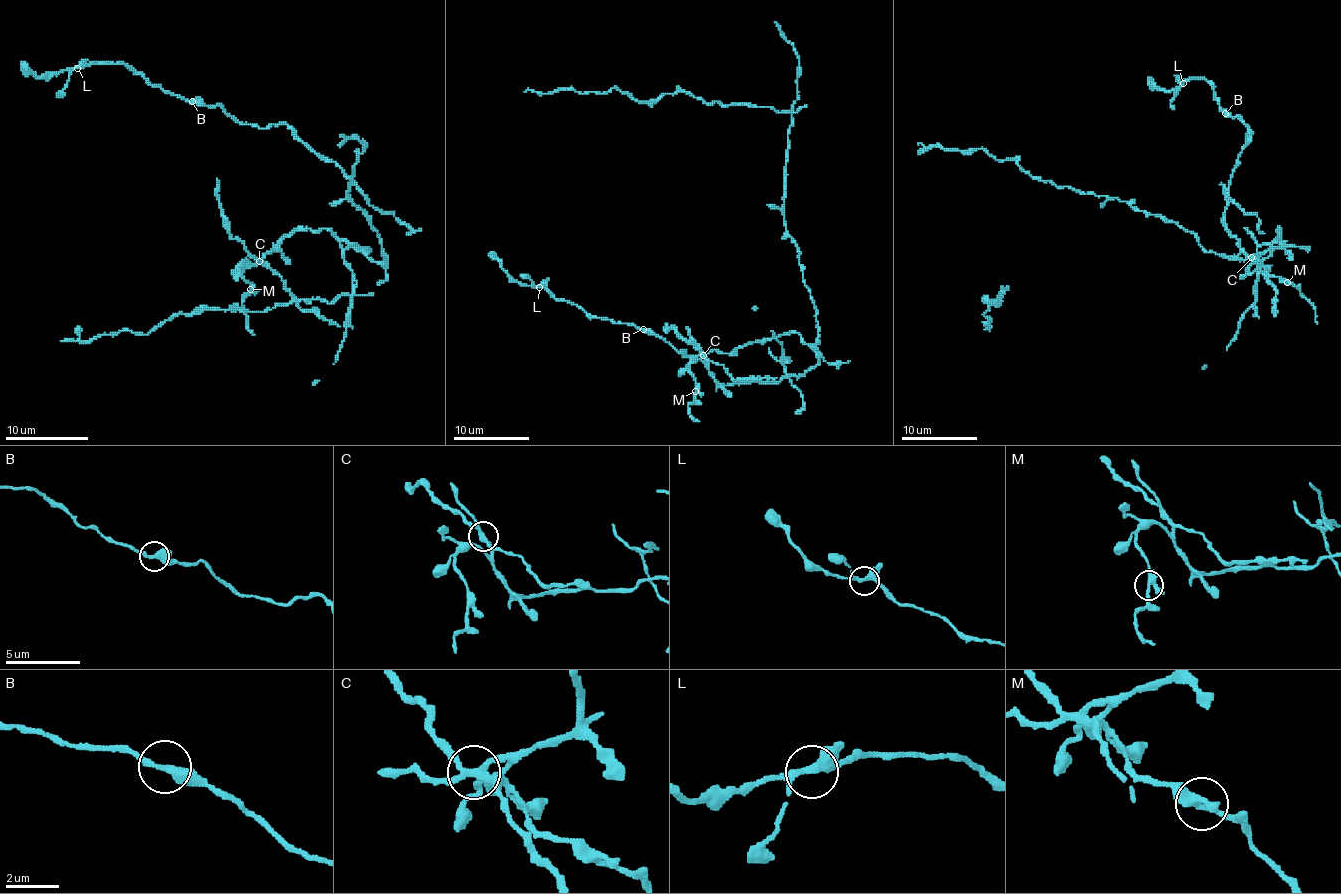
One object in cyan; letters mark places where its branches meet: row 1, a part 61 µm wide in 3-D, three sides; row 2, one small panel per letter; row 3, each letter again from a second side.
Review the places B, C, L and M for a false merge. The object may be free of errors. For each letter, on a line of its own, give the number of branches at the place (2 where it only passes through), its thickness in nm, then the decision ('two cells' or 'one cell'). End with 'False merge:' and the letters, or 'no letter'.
B: 3 branches meet; 300 nm thick; one cell
C: 4 branches meet; 260 nm thick; two cells
L: 4 branches meet; 320 nm thick; one cell
M: 3 branches meet; 280 nm thick; one cell
False merge: C

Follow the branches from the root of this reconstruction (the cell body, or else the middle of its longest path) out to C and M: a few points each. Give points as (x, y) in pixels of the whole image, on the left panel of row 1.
C: (381, 245), (386, 266), (373, 262), (325, 228), (294, 228), (258, 262)
M: (381, 245), (386, 266), (325, 228), (294, 228), (275, 249), (244, 268), (242, 276), (250, 282), (250, 289)

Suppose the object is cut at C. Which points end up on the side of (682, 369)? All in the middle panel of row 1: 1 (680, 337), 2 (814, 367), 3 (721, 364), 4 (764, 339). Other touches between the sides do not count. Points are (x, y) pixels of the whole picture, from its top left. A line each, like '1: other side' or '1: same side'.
1: other side
2: same side
3: other side
4: same side

